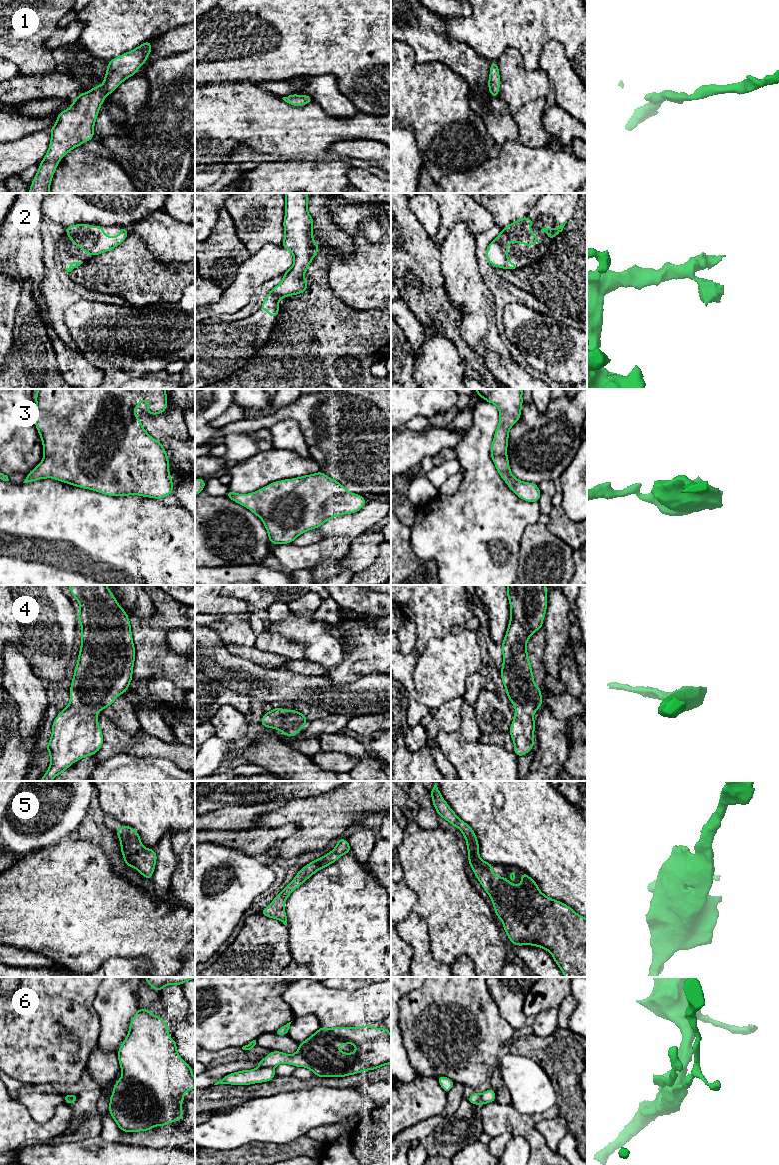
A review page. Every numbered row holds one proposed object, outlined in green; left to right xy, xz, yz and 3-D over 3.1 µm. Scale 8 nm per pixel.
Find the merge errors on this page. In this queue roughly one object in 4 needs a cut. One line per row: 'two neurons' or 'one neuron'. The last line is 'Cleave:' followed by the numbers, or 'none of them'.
1: one neuron
2: one neuron
3: one neuron
4: one neuron
5: one neuron
6: two neurons
Cleave: 6

